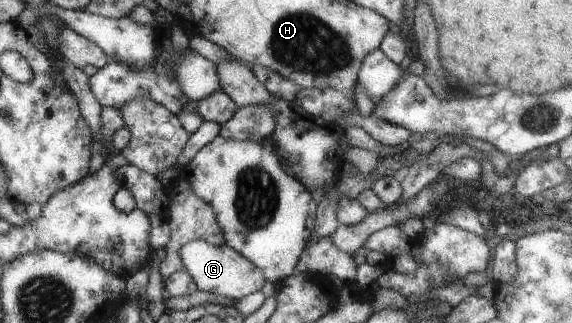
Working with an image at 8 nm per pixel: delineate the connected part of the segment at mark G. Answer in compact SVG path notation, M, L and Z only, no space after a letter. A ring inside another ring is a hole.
M195 239L178 250L182 268L189 273L199 291L227 296L238 301L253 291L259 291L265 282L263 273L238 252L227 245L213 246L207 241Z

